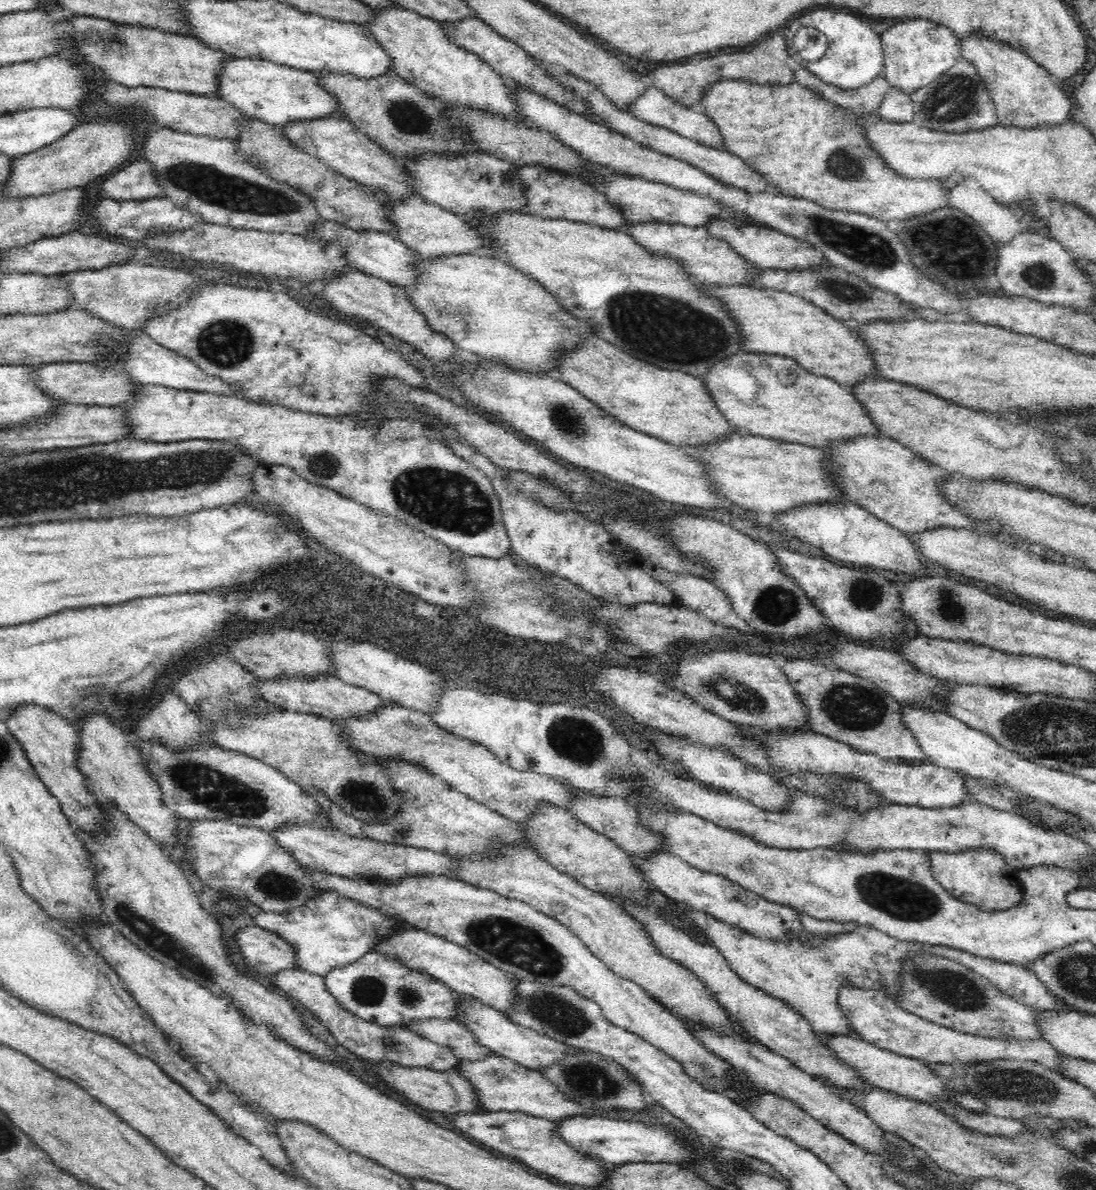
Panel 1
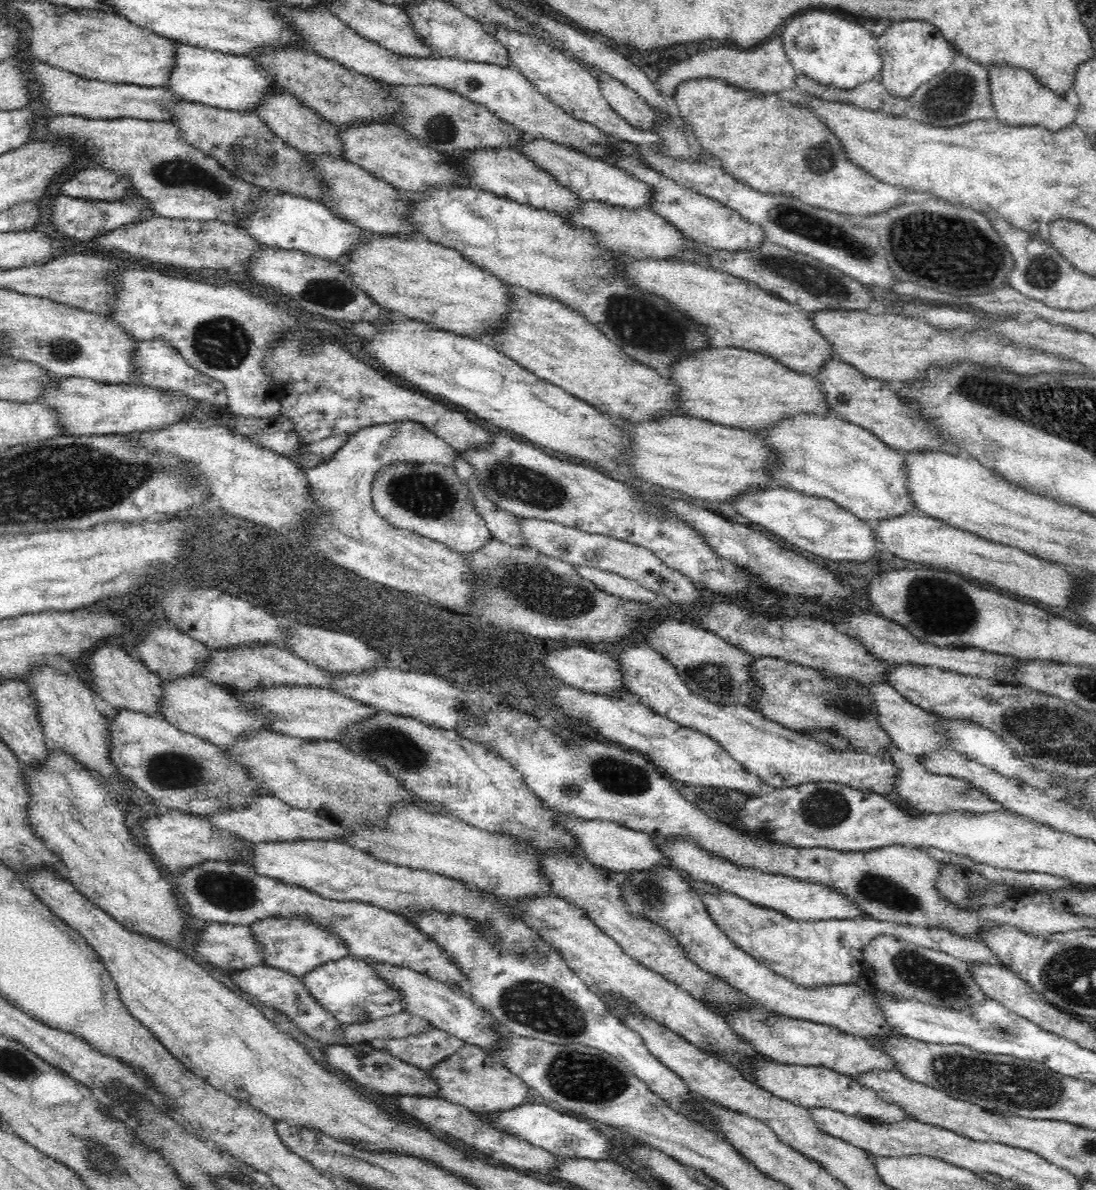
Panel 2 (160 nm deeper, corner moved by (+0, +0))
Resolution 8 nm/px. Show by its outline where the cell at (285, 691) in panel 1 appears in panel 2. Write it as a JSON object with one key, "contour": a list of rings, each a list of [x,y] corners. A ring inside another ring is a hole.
{"contour":[[[252,646],[240,648],[234,652],[227,650],[210,650],[214,653],[214,660],[205,668],[203,677],[208,678],[216,685],[248,694],[258,688],[325,688],[334,691],[335,676],[323,670],[318,665],[312,664],[288,650],[279,650],[273,646]]]}

